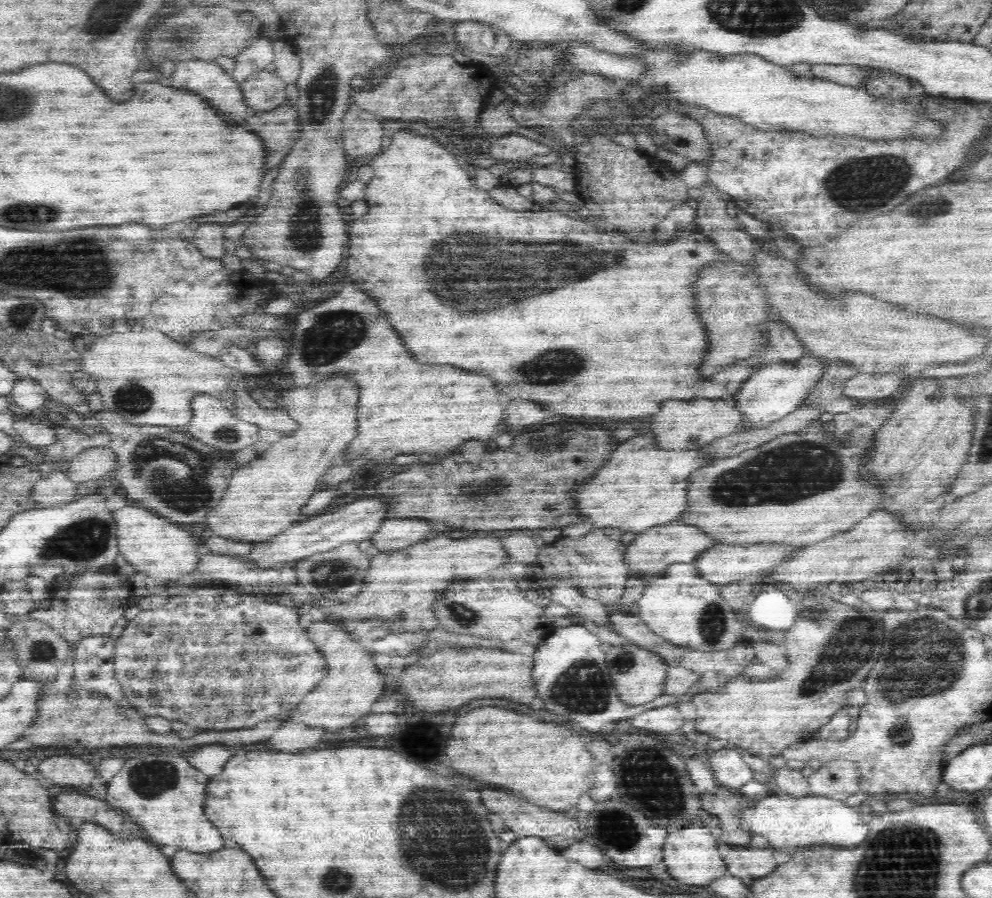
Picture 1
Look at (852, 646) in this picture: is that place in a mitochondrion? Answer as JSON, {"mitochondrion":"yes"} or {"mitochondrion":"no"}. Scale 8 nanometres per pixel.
{"mitochondrion":"yes"}

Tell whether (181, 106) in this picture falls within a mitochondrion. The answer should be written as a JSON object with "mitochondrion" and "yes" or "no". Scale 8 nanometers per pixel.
{"mitochondrion":"no"}

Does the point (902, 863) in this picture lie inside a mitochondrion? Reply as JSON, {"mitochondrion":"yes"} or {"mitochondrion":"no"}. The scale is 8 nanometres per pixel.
{"mitochondrion":"yes"}

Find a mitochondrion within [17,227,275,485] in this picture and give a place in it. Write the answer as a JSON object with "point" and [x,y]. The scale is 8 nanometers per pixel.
{"point":[133,398]}

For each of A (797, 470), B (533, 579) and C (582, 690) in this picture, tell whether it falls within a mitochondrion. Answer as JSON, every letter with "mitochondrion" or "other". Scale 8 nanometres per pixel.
{"A":"mitochondrion","B":"other","C":"mitochondrion"}

